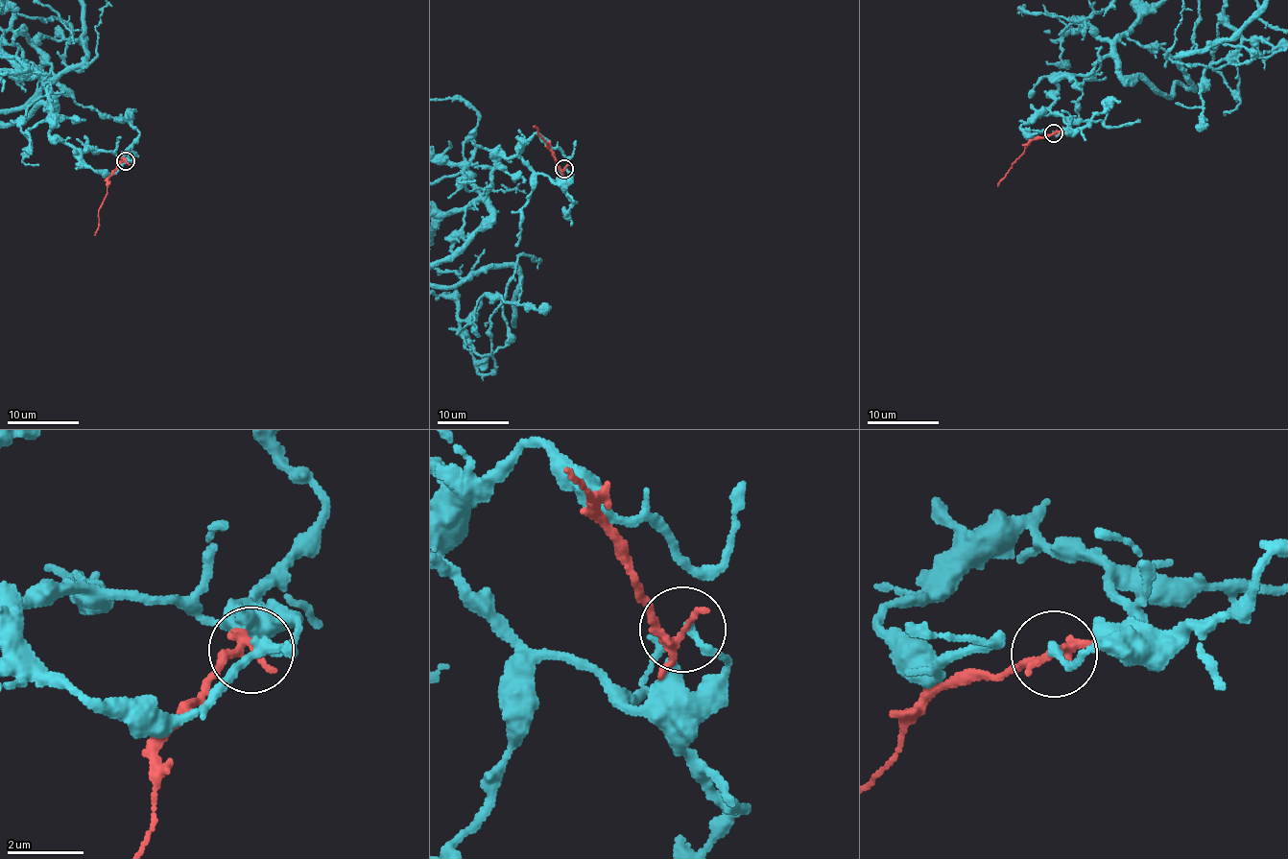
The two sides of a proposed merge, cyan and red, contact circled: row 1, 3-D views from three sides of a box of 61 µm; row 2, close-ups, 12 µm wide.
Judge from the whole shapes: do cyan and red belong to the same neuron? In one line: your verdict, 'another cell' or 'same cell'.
another cell

